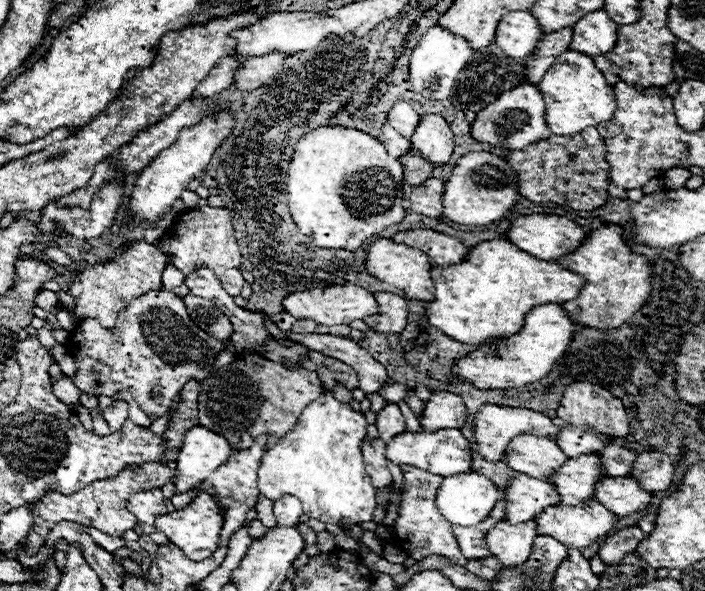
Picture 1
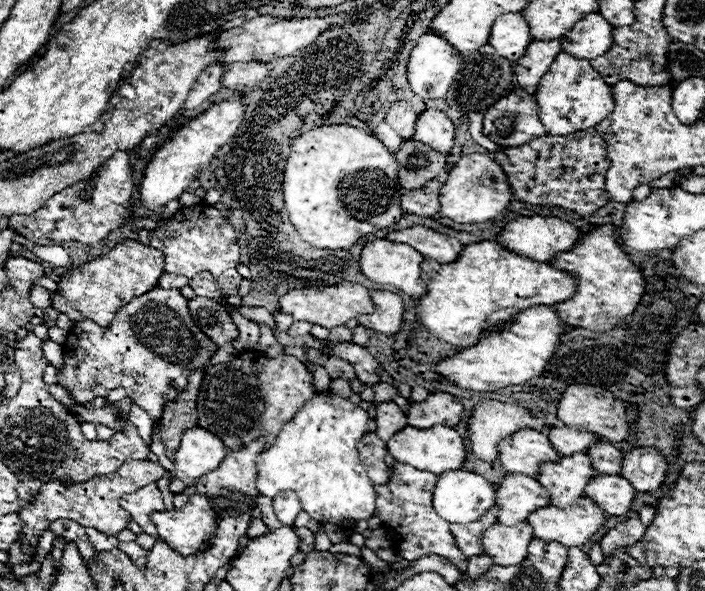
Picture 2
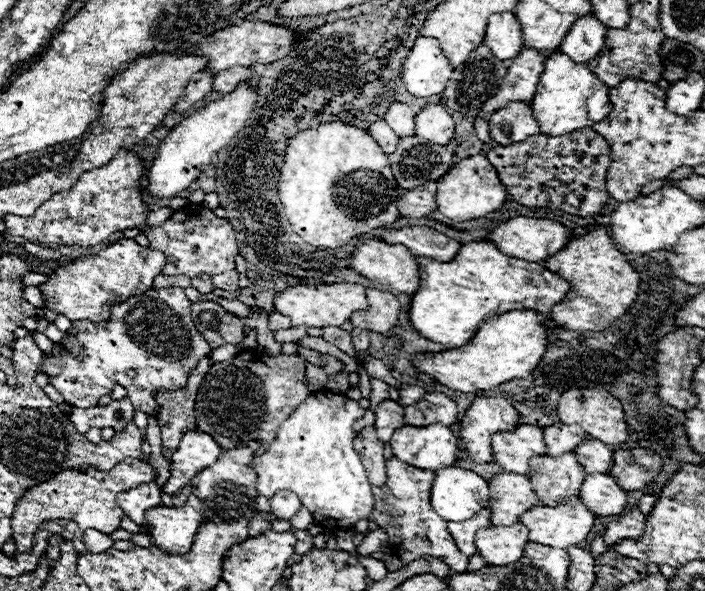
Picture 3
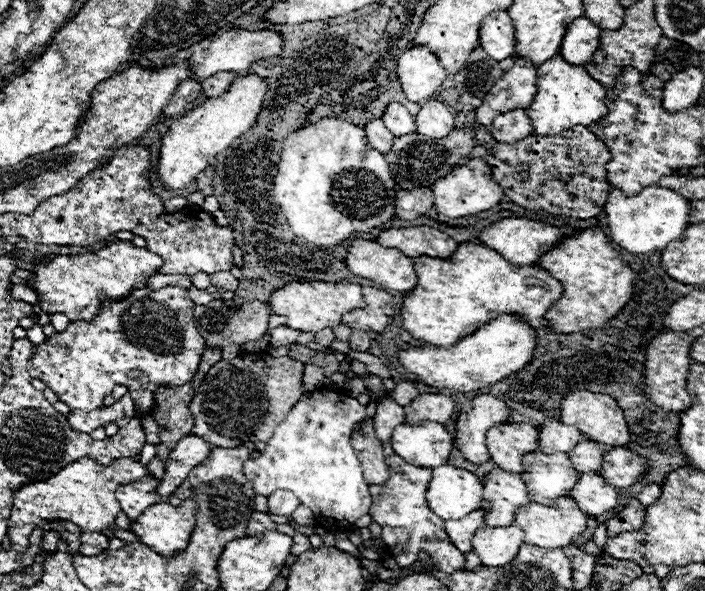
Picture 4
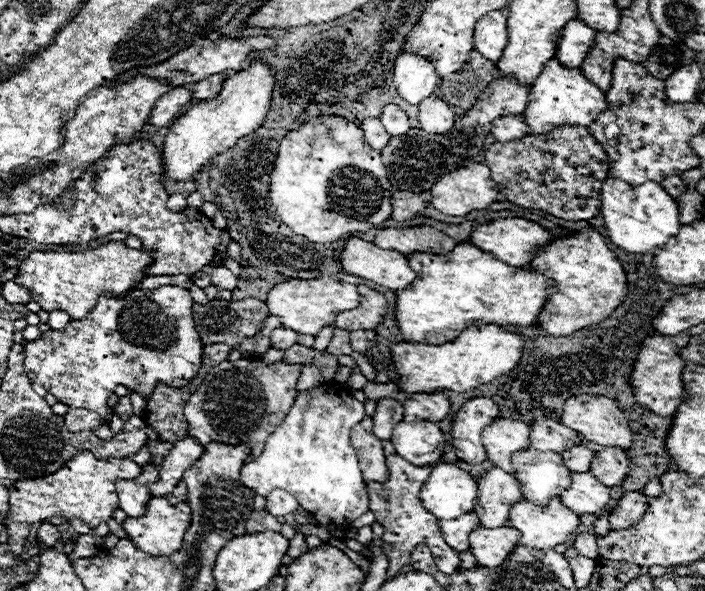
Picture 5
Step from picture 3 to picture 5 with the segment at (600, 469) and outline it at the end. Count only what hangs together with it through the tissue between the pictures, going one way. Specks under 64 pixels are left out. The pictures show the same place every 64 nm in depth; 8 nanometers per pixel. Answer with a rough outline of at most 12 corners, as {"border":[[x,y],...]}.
{"border":[[578,444],[562,452],[566,468],[572,472],[588,472],[596,452]]}

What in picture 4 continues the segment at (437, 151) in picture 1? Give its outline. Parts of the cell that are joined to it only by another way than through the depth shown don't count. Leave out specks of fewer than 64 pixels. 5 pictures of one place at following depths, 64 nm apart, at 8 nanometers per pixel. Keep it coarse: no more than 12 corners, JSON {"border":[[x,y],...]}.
{"border":[[440,100],[416,114],[416,132],[442,140],[454,130],[454,116]]}

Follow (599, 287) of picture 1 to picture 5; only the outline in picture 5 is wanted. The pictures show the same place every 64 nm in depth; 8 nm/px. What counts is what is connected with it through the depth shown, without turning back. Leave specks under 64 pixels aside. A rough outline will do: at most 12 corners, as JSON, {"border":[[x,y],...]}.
{"border":[[594,228],[530,262],[556,288],[538,326],[566,336],[604,322],[626,272]]}

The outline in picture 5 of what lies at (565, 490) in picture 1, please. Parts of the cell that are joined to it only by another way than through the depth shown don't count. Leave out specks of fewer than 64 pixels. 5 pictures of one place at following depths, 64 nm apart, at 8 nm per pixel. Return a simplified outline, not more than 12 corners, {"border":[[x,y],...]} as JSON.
{"border":[[526,448],[514,476],[528,502],[546,506],[570,486],[558,452]]}

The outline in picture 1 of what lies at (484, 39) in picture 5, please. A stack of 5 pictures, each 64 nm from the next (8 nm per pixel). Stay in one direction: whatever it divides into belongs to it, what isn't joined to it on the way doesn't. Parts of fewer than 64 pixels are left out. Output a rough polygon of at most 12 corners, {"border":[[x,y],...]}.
{"border":[[510,12],[494,44],[526,58],[544,32],[530,12]]}

